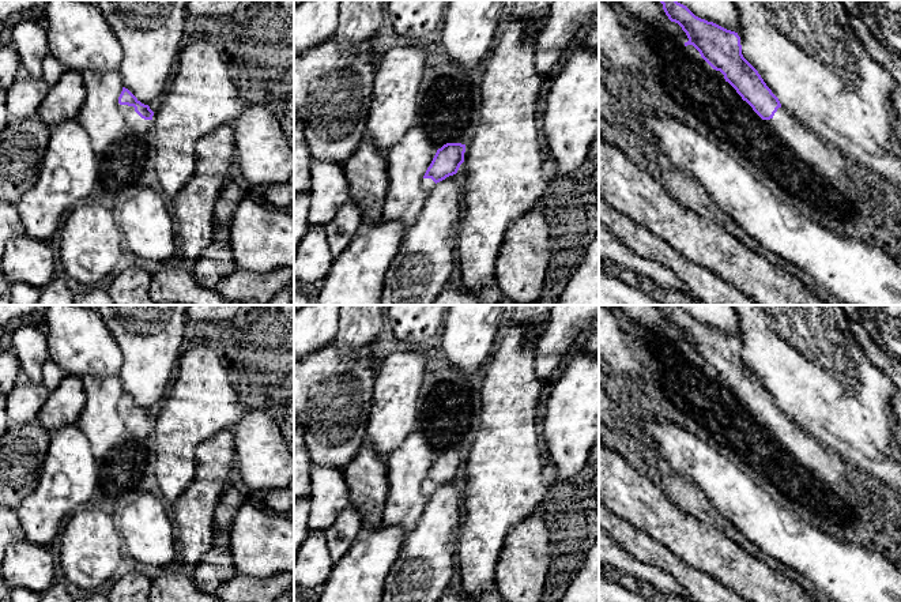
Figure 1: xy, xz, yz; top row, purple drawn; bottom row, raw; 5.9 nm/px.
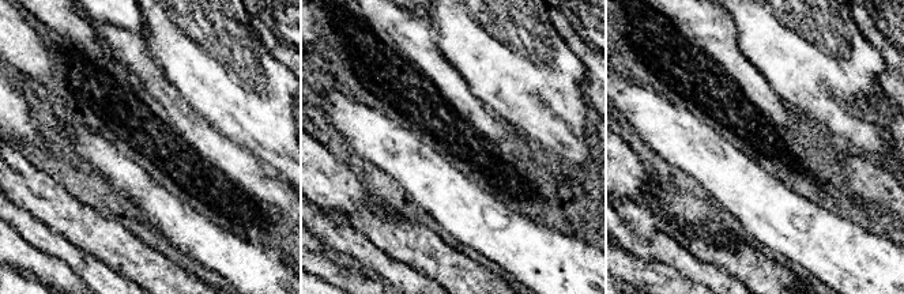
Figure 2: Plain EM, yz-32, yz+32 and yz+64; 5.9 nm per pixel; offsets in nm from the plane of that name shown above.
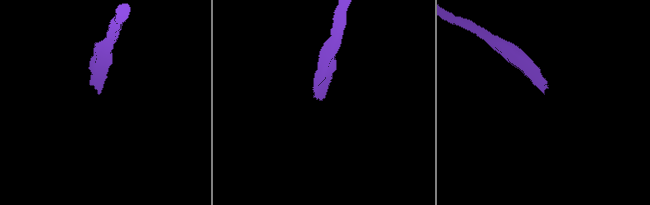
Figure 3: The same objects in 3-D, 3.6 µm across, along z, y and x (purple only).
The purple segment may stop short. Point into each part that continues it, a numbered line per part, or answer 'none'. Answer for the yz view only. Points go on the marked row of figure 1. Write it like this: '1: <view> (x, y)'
1: yz (810, 147)

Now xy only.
1: xy (136, 124)

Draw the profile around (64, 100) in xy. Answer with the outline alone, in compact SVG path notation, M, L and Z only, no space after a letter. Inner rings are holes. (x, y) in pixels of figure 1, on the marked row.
M65 69L56 84L49 87L37 116L50 128L76 118L86 99L82 72Z

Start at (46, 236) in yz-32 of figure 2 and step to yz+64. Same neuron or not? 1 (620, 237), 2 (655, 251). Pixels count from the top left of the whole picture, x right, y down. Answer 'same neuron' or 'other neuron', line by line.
1: same neuron
2: same neuron

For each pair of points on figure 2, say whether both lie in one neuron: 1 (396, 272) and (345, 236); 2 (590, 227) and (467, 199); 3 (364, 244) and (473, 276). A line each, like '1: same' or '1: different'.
1: same
2: different
3: different

